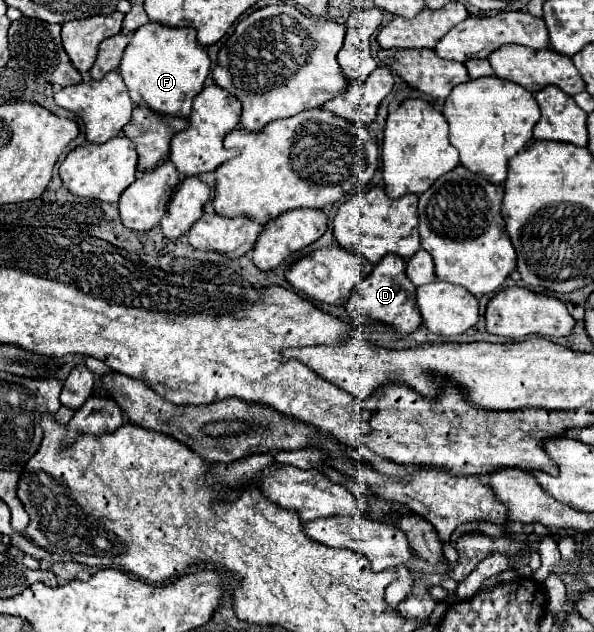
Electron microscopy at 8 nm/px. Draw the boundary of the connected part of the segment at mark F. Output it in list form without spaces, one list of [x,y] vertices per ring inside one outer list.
[[[148,23],[132,35],[118,71],[134,105],[148,107],[160,115],[186,119],[192,111],[192,99],[202,91],[210,73],[210,59],[204,47],[196,41],[196,31],[192,27],[166,27],[160,23]]]

